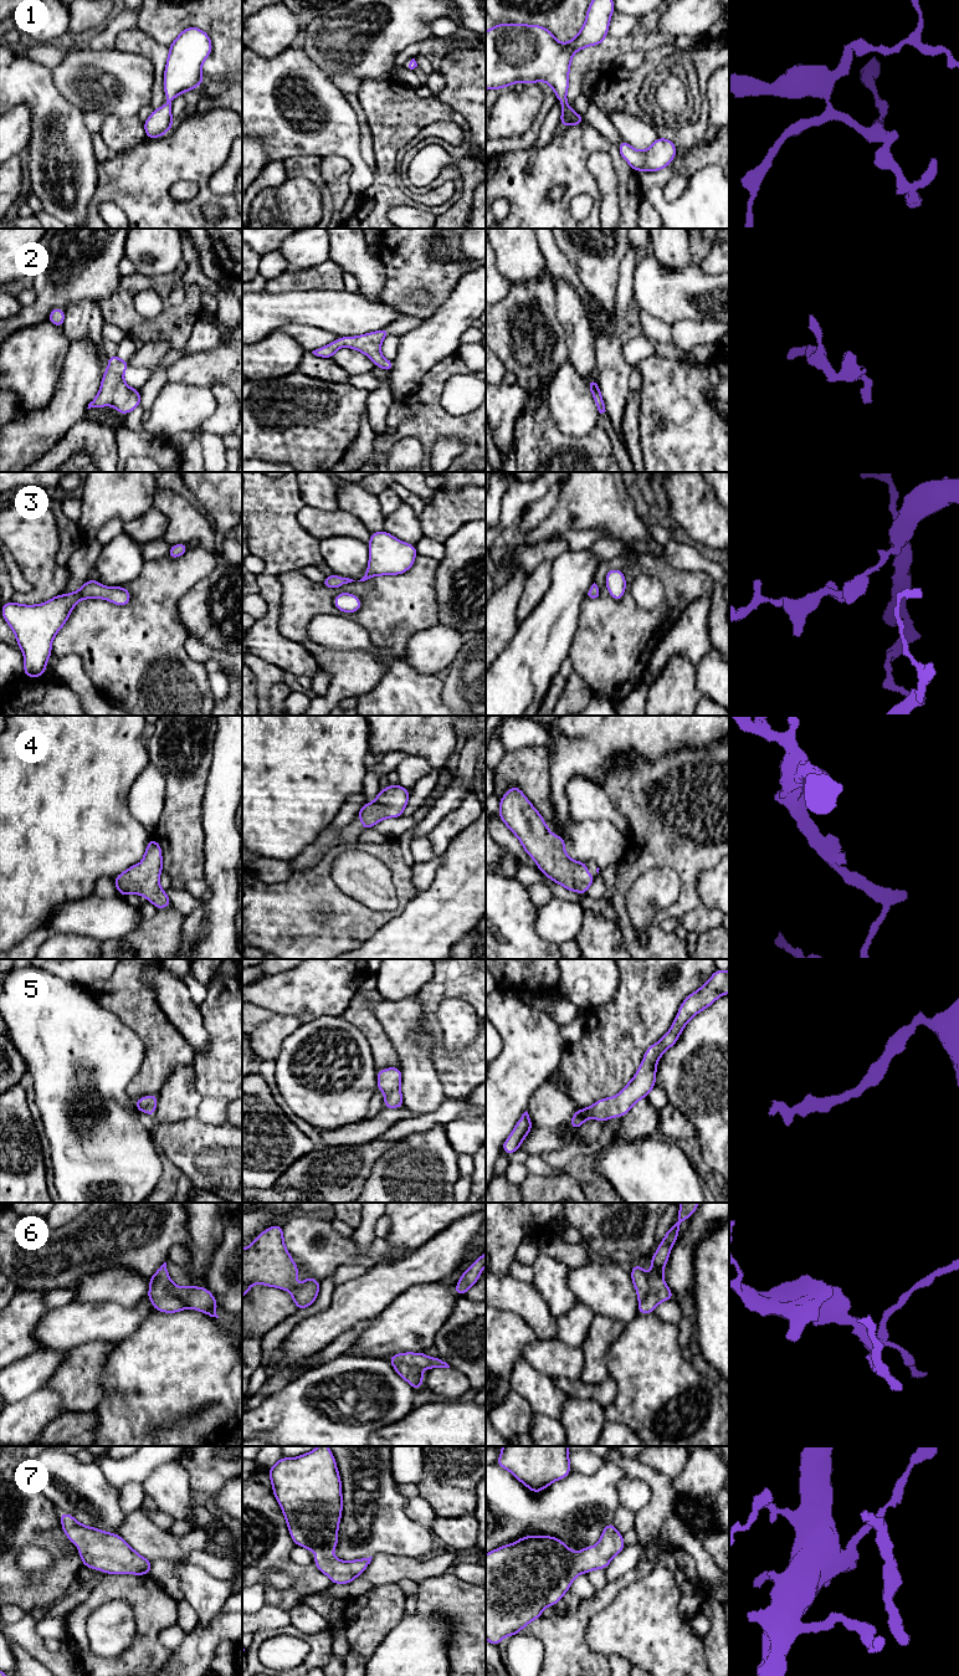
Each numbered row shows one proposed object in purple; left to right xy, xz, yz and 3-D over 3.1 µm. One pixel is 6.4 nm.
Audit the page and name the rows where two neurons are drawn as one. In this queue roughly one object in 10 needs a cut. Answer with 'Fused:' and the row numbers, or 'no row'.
Fused: 6

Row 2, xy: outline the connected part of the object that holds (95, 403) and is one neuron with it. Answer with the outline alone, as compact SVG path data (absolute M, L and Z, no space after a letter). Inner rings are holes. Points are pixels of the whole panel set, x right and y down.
M117 354L109 355L108 369L103 373L101 390L87 409L112 405L120 414L127 415L138 408L140 405L140 390L129 388L123 379L123 373L128 368L128 362L120 360Z

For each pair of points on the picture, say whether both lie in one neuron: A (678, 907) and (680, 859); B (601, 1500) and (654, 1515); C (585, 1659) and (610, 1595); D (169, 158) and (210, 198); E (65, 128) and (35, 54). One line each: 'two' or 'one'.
A: one
B: two
C: one
D: one
E: two

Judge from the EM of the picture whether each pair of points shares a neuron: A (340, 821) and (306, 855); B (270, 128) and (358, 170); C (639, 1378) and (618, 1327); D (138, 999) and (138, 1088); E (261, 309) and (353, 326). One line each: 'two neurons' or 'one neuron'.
A: two neurons
B: one neuron
C: two neurons
D: one neuron
E: one neuron

